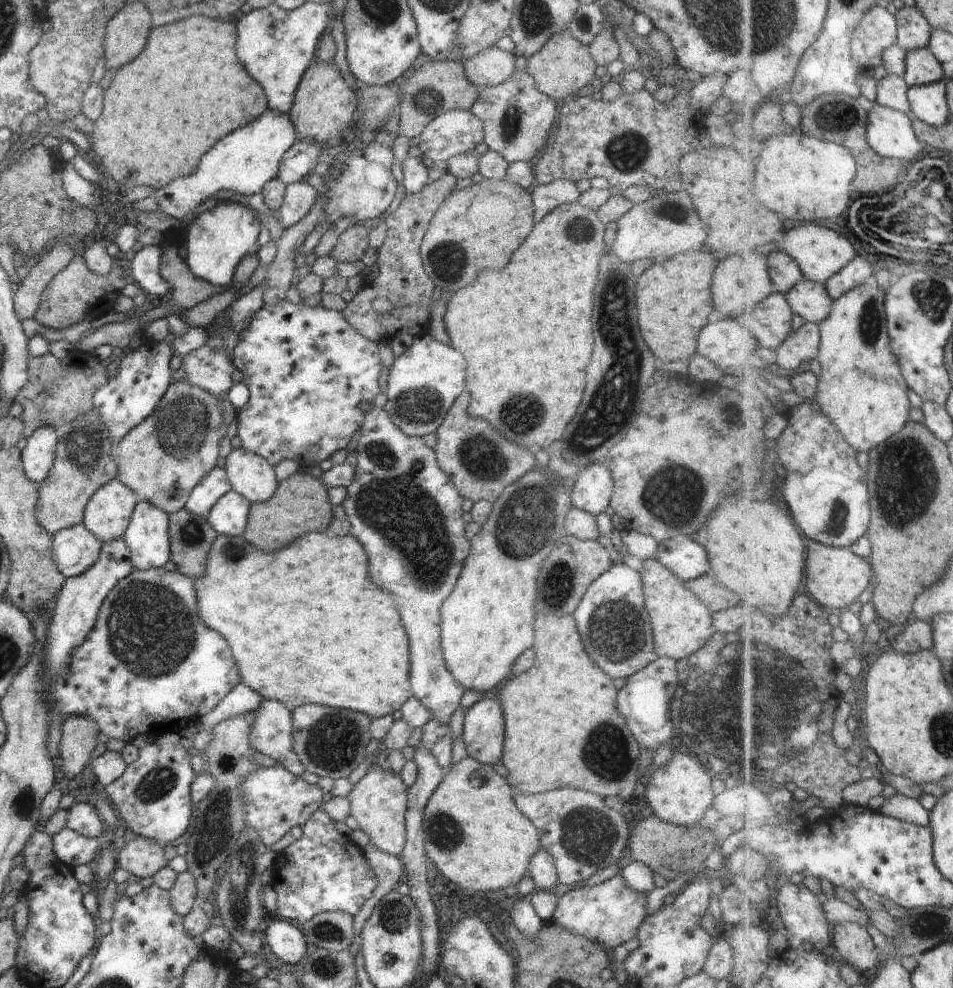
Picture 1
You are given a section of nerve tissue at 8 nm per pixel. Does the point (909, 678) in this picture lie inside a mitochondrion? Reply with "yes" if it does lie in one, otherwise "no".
no

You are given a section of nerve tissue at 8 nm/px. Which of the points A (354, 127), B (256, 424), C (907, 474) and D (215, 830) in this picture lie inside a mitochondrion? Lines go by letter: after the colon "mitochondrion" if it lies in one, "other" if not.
A: other
B: other
C: mitochondrion
D: mitochondrion

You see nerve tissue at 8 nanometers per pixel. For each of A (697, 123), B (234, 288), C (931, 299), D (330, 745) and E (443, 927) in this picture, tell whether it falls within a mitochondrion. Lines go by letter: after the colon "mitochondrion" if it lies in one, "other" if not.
A: other
B: other
C: mitochondrion
D: mitochondrion
E: other

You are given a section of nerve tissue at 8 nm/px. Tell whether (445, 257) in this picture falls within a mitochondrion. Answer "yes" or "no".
yes

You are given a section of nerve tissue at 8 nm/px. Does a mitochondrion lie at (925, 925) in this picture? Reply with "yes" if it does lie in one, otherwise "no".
yes

